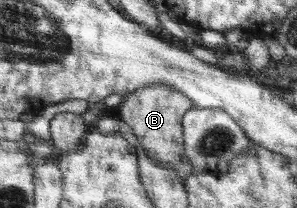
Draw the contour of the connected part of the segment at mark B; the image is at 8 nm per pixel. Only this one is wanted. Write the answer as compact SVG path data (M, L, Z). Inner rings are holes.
M147 85L146 88L126 95L114 113L133 129L137 141L149 157L162 166L193 176L195 171L193 164L189 162L189 157L186 156L182 129L182 117L189 111L189 107L191 107L191 99L183 96L183 93L179 93L177 89L169 85Z

